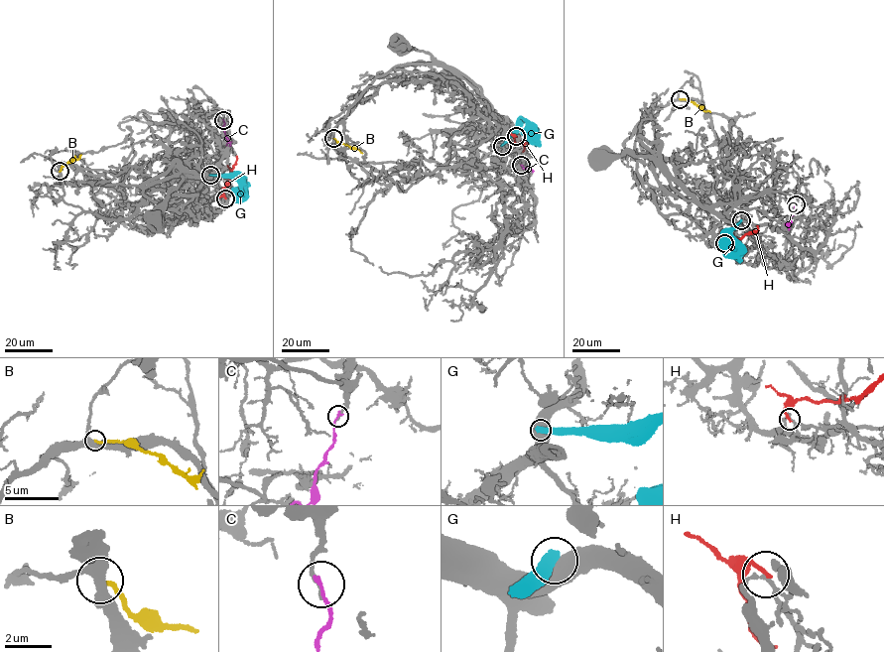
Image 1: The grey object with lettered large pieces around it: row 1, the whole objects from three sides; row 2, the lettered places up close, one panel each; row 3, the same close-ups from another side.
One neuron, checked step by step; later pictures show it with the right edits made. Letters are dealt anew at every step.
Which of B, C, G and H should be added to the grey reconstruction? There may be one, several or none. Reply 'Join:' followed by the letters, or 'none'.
Join: none

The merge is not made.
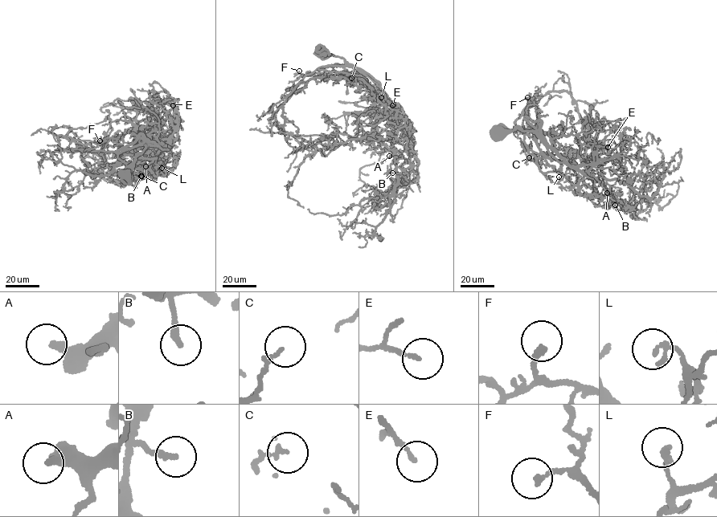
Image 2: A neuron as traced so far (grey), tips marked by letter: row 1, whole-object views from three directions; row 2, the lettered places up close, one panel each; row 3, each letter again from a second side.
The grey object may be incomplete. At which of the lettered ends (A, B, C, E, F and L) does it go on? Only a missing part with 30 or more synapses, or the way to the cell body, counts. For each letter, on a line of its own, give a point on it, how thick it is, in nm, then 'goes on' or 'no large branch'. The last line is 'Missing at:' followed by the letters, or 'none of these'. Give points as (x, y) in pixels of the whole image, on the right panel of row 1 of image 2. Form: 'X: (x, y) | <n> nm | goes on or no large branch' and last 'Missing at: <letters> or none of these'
A: (607, 193) | 320 nm | no large branch
B: (615, 205) | 200 nm | no large branch
C: (529, 157) | 150 nm | no large branch
E: (608, 147) | 130 nm | no large branch
F: (527, 97) | 240 nm | no large branch
L: (559, 177) | 130 nm | no large branch
Missing at: none of these

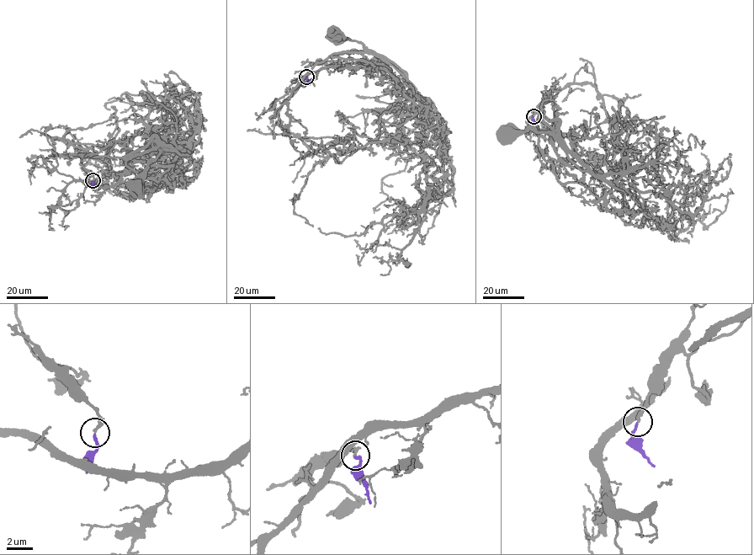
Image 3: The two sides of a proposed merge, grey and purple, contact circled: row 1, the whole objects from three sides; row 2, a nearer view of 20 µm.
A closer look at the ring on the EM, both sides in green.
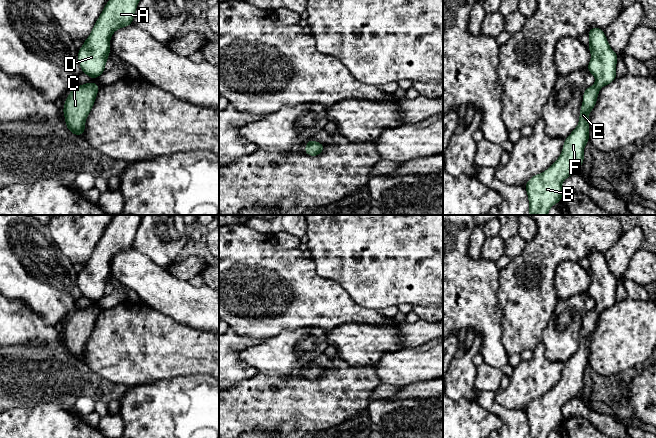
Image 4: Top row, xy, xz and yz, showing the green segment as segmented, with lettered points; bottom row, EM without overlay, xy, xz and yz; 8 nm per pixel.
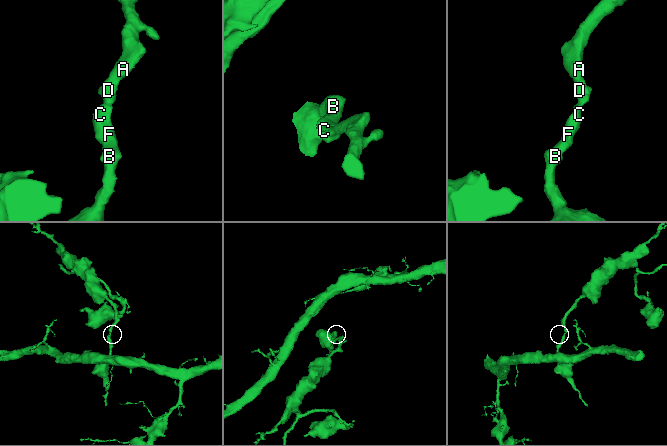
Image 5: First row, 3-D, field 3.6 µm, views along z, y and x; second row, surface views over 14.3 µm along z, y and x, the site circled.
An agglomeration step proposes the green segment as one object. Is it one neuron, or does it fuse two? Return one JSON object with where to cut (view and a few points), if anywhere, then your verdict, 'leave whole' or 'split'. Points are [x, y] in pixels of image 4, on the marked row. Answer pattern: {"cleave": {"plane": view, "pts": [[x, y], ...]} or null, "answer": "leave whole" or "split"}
{"cleave": null, "answer": "leave whole"}

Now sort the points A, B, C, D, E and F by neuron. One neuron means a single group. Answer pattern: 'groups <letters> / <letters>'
groups A B C D E F

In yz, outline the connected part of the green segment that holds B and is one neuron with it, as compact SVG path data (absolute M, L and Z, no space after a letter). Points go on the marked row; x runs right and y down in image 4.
M592 27L588 33L590 44L588 49L592 58L588 64L587 70L596 78L596 83L588 88L583 93L583 104L581 105L579 124L564 140L562 153L559 158L543 173L531 177L525 185L529 199L529 215L548 215L549 209L556 203L559 203L564 196L562 190L562 182L579 171L580 166L584 161L584 146L589 142L589 113L596 106L597 96L600 89L612 83L616 77L616 63L618 54L615 53L609 46L608 40L602 29Z

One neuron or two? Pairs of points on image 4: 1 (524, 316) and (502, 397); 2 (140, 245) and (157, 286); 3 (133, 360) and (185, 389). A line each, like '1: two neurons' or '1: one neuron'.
1: two neurons
2: two neurons
3: two neurons

